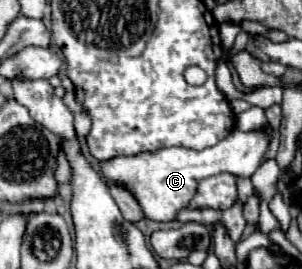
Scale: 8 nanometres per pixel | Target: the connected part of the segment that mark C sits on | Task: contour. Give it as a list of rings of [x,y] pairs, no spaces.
[[[233,130],[227,138],[219,140],[215,146],[205,148],[201,152],[193,152],[187,148],[165,148],[161,152],[153,152],[153,154],[141,154],[141,156],[121,156],[121,158],[113,158],[107,162],[101,162],[101,170],[103,170],[103,178],[109,184],[109,180],[121,180],[121,184],[129,184],[129,188],[133,188],[133,194],[137,196],[137,200],[141,200],[141,208],[145,212],[145,216],[149,220],[155,222],[171,222],[177,218],[177,214],[185,208],[189,208],[193,196],[197,194],[197,186],[203,178],[209,176],[217,176],[221,172],[229,172],[233,176],[245,176],[251,178],[251,174],[255,172],[255,168],[259,166],[263,154],[267,152],[271,142],[271,130],[267,132],[241,132],[241,130]]]

